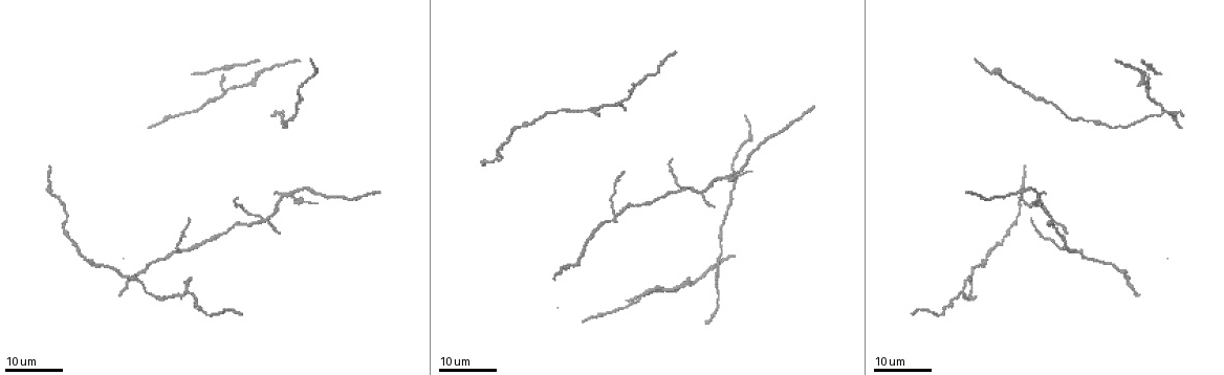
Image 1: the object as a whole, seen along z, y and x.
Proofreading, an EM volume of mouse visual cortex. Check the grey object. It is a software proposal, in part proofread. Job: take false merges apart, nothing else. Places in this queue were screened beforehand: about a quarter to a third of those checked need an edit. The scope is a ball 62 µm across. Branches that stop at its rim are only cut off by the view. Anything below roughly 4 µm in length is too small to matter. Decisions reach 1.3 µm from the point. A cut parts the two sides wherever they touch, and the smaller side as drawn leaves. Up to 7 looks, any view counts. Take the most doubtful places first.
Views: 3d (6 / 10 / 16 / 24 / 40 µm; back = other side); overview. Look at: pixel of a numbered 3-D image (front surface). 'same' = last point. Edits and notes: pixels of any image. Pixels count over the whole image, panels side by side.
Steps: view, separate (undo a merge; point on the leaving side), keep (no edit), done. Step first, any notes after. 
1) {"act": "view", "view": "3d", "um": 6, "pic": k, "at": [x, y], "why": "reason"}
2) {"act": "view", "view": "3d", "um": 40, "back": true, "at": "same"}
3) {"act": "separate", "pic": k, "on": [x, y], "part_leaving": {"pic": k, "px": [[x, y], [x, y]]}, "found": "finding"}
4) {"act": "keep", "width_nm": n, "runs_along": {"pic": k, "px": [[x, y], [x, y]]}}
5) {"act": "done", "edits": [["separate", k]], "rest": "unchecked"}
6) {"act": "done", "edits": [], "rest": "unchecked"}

{"act": "view", "view": "3d", "um": 16, "pic": 1, "at": [1075, 252], "why": "four arms meet"}

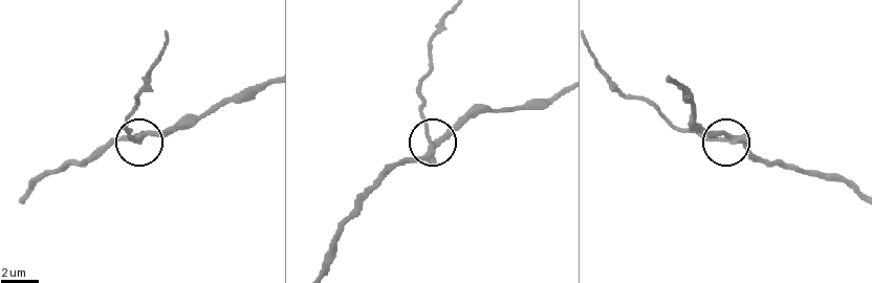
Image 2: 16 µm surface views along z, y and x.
{"act": "view", "view": "3d", "um": 6, "pic": 2, "at": [725, 139], "why": "zoom in"}

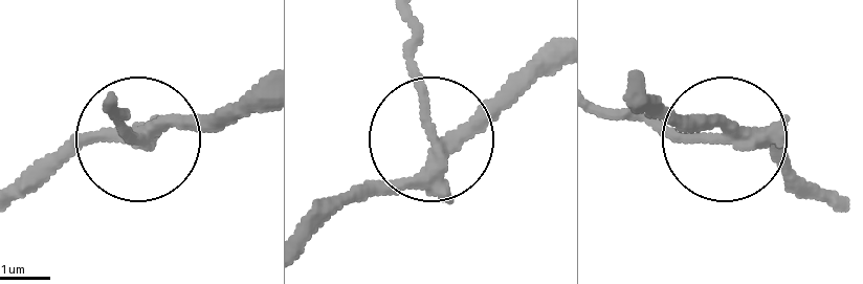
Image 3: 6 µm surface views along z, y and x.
{"act": "separate", "pic": 3, "on": [116, 123], "part_leaving": {"pic": 3, "px": [[432, 130], [411, 9]]}, "found": "two cells meet here"}

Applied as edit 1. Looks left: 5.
{"act": "view", "view": "overview"}

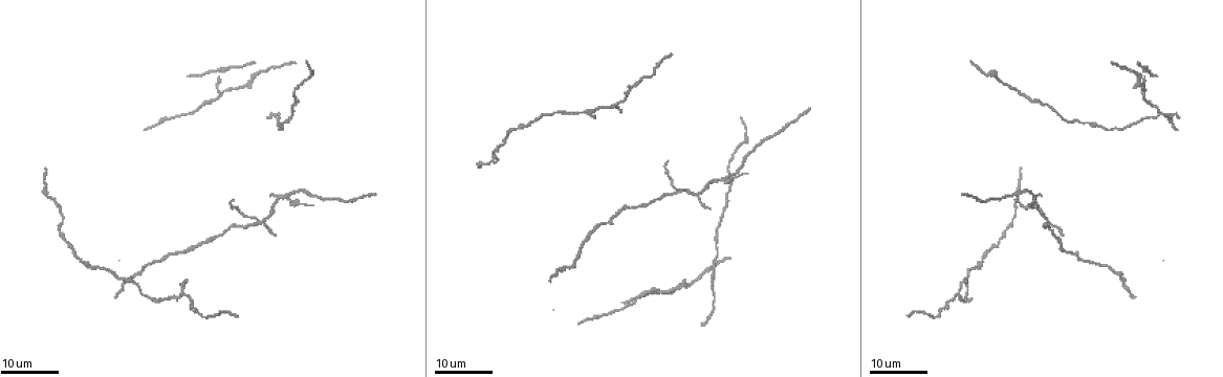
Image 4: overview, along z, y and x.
{"act": "view", "view": "3d", "um": 16, "pic": 4, "at": [693, 194], "why": "arms part here"}

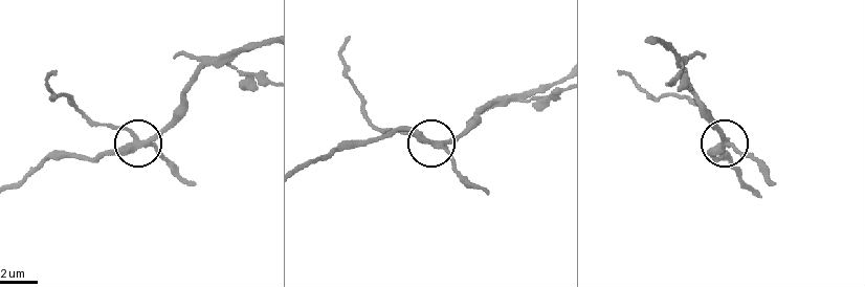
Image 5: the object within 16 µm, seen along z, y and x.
{"act": "view", "view": "3d", "um": 10, "pic": 5, "at": [135, 136], "why": "zoom in"}

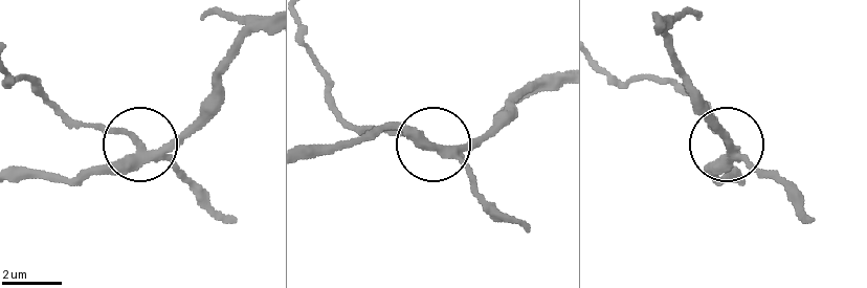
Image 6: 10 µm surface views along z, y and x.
{"act": "separate", "pic": 6, "on": [178, 170], "arms": 3, "part_leaving": {"pic": 6, "px": [[148, 154], [128, 137], [68, 116], [30, 82], [13, 80]]}, "found": "a second cell is stuck on"}

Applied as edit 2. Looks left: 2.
{"act": "done", "edits": [["separate", 3], ["separate", 6]], "rest": "unchecked"}

